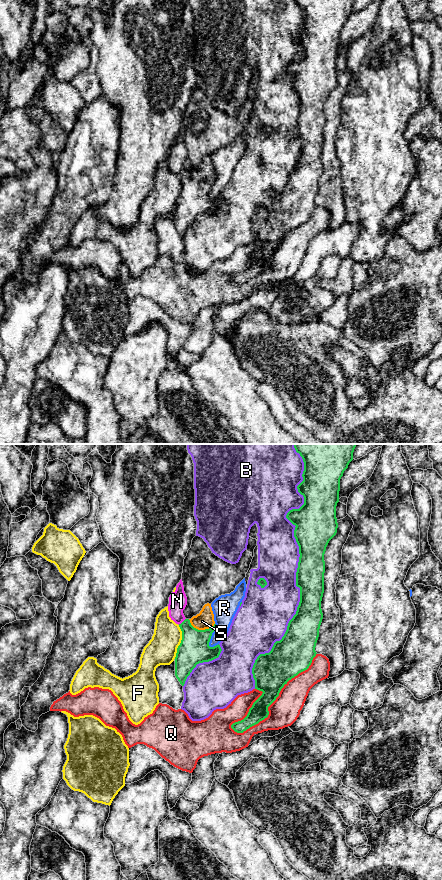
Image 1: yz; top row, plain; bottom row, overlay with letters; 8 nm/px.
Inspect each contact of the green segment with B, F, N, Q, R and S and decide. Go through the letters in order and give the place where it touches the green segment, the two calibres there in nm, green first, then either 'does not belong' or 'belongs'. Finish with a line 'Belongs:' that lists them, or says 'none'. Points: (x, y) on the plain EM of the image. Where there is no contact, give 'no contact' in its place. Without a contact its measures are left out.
B: yz (297, 121) | 240/340 nm | does not belong
F: yz (181, 194) | 240/240 nm | does not belong
N: yz (182, 174) | 240/140 nm | belongs
Q: yz (275, 251) | 300/240 nm | does not belong
R: yz (211, 187) | 240/200 nm | does not belong
S: yz (200, 182) | 240/140 nm | does not belong
Belongs: N

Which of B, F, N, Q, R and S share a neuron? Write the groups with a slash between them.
B / F S / N / Q / R

